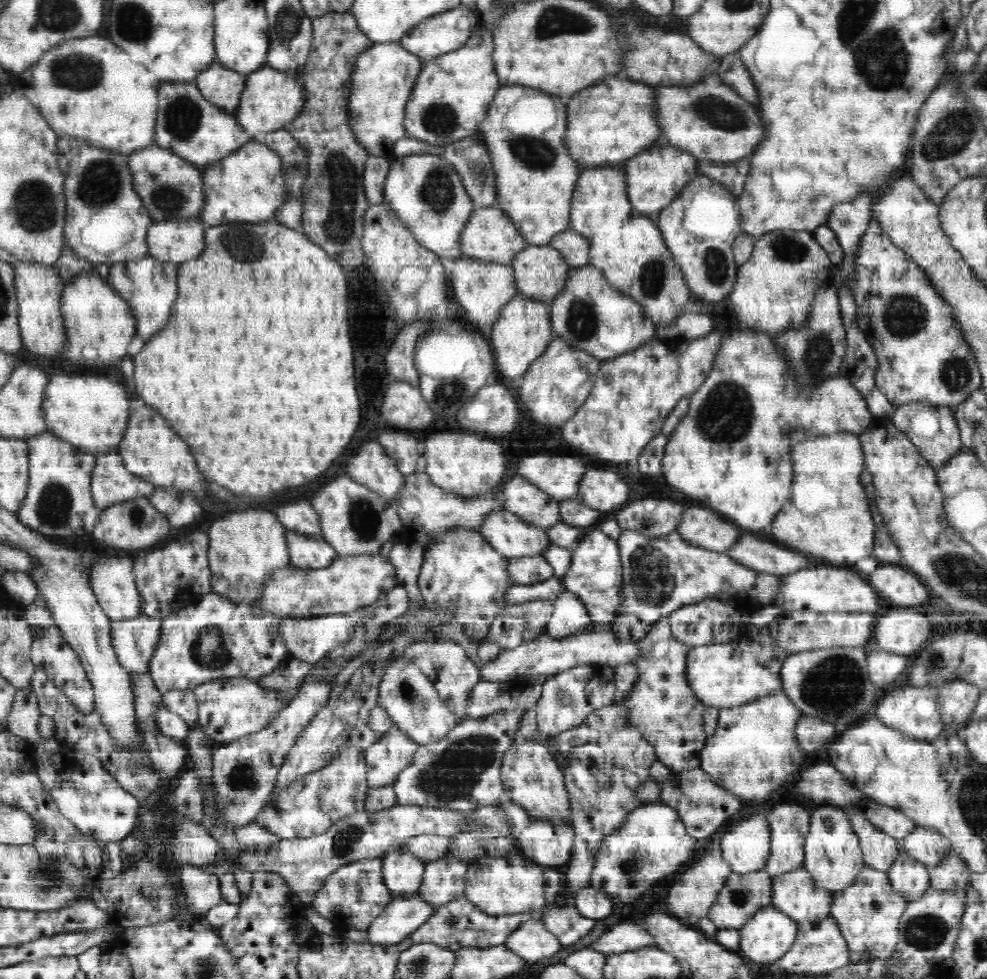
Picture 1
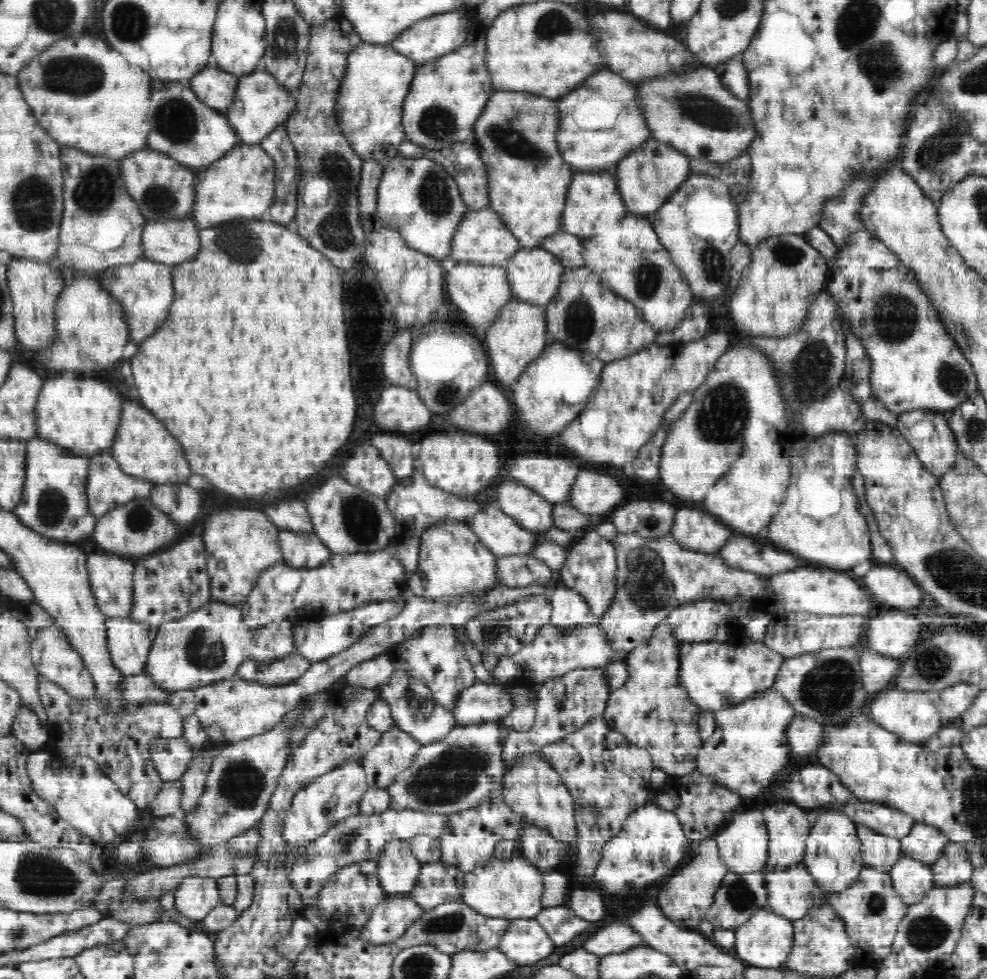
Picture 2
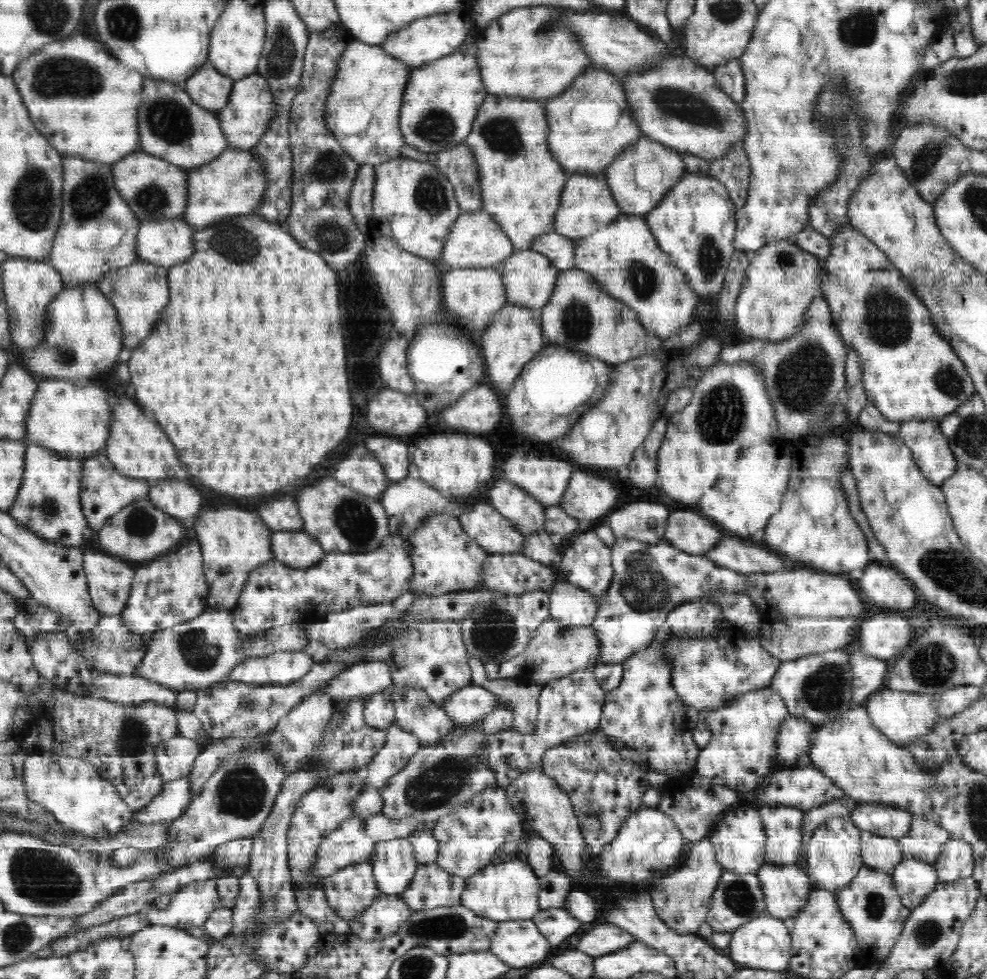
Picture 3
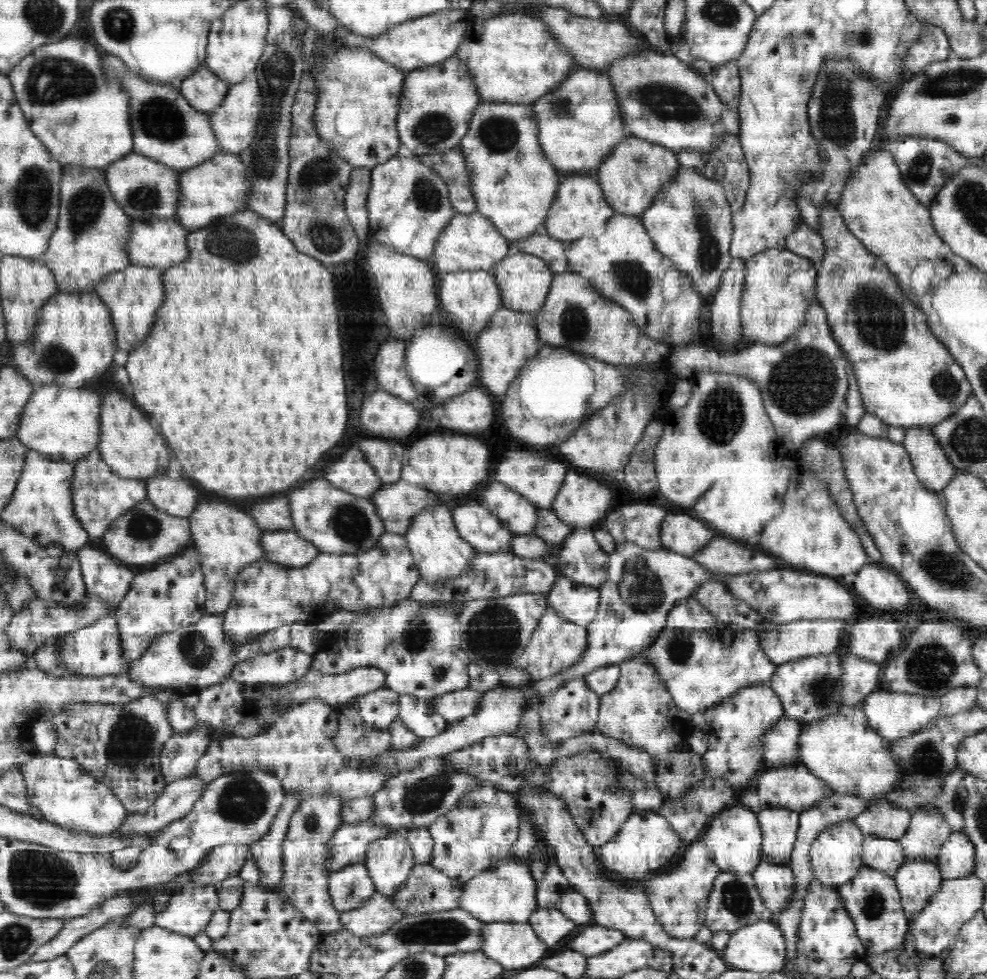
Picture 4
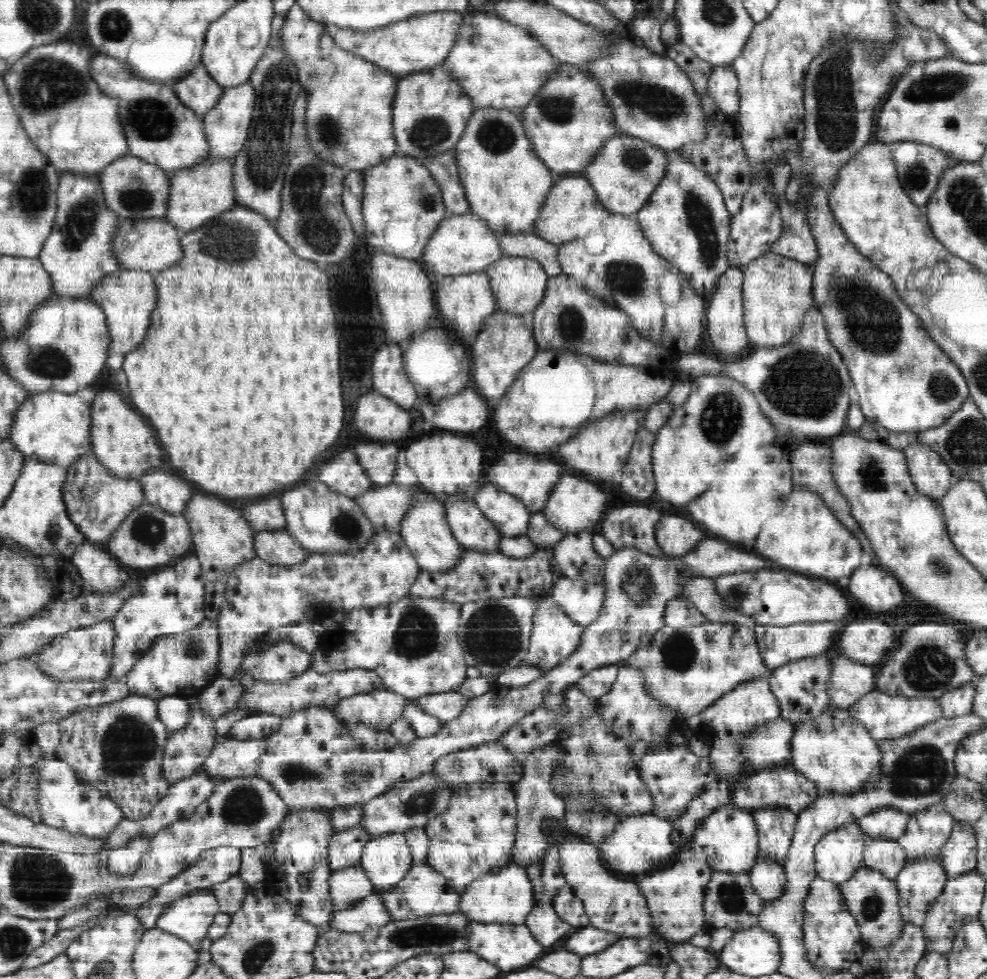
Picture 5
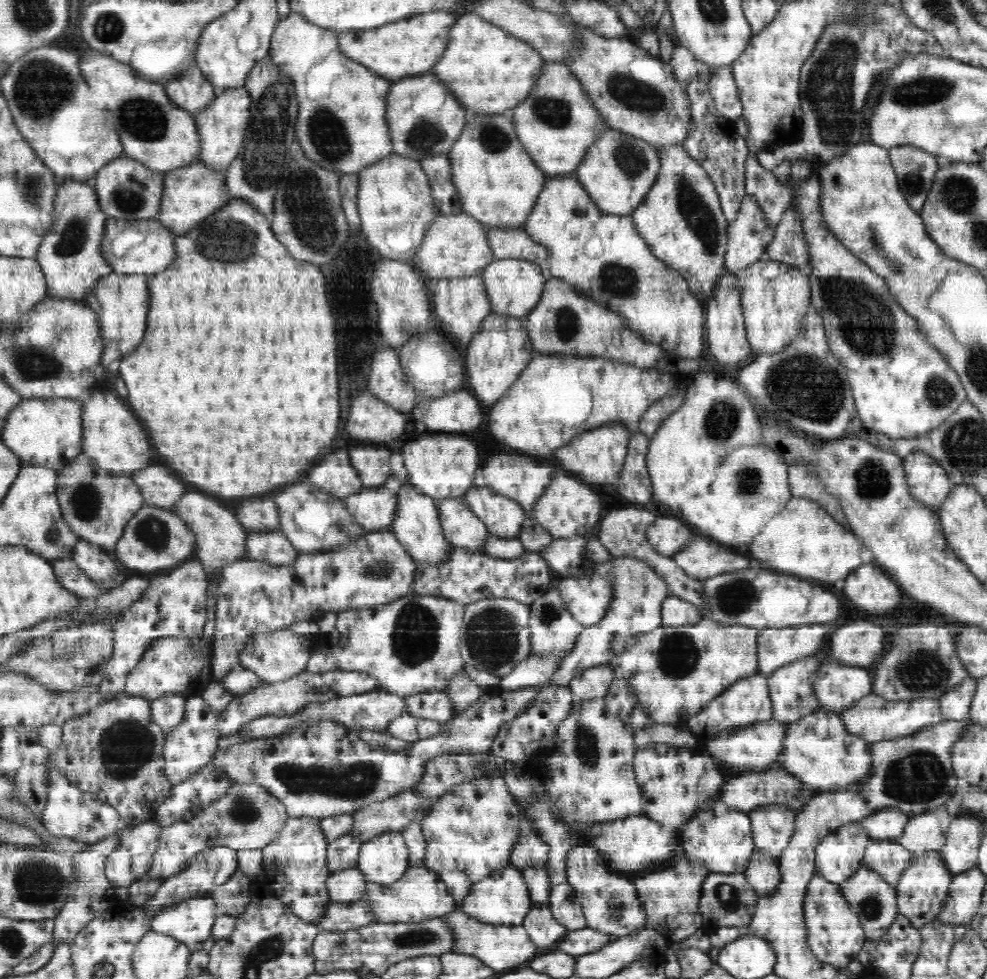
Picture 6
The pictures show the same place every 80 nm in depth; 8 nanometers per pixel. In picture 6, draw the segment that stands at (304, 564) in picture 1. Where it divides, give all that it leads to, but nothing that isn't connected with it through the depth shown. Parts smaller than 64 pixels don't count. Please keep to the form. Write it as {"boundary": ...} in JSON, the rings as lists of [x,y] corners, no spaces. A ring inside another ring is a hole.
{"boundary":[[[280,530],[249,534],[245,543],[246,559],[264,561],[272,566],[289,565],[301,554]]]}

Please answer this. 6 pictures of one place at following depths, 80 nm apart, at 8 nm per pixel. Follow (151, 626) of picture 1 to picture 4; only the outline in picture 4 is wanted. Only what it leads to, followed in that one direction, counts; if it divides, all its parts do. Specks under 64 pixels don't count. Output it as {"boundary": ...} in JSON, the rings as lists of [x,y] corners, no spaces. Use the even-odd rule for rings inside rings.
{"boundary":[[[111,613],[86,628],[61,636],[59,638],[60,648],[58,648],[62,655],[60,663],[70,673],[80,674],[82,677],[97,676],[100,678],[100,676],[108,676],[108,674],[126,674],[130,670],[131,664],[128,659],[122,657],[121,639],[122,634],[118,629],[116,614]]]}

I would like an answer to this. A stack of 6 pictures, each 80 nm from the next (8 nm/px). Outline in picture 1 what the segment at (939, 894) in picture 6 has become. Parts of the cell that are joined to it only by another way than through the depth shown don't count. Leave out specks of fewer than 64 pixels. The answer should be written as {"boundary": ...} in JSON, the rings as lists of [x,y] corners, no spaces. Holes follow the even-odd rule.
{"boundary":[[[900,853],[887,870],[888,878],[895,892],[907,902],[914,902],[930,889],[928,866],[918,862],[906,853]]]}

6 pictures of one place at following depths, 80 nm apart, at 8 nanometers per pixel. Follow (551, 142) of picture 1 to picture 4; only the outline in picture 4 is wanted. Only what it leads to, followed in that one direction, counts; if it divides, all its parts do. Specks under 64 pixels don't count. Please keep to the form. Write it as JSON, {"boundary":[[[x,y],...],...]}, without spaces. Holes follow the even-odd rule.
{"boundary":[[[481,102],[474,110],[468,132],[459,147],[465,155],[466,171],[470,172],[470,186],[477,211],[489,218],[516,249],[518,240],[525,241],[530,235],[543,232],[551,202],[557,193],[560,180],[558,170],[546,158],[538,143],[538,123],[534,119],[534,106],[511,102]]]}

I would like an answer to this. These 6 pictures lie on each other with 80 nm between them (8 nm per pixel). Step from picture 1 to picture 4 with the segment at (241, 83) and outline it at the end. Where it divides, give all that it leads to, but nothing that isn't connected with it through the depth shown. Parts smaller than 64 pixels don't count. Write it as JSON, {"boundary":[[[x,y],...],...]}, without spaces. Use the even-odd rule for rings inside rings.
{"boundary":[[[202,64],[181,82],[178,89],[195,110],[209,114],[222,105],[230,86]]]}

